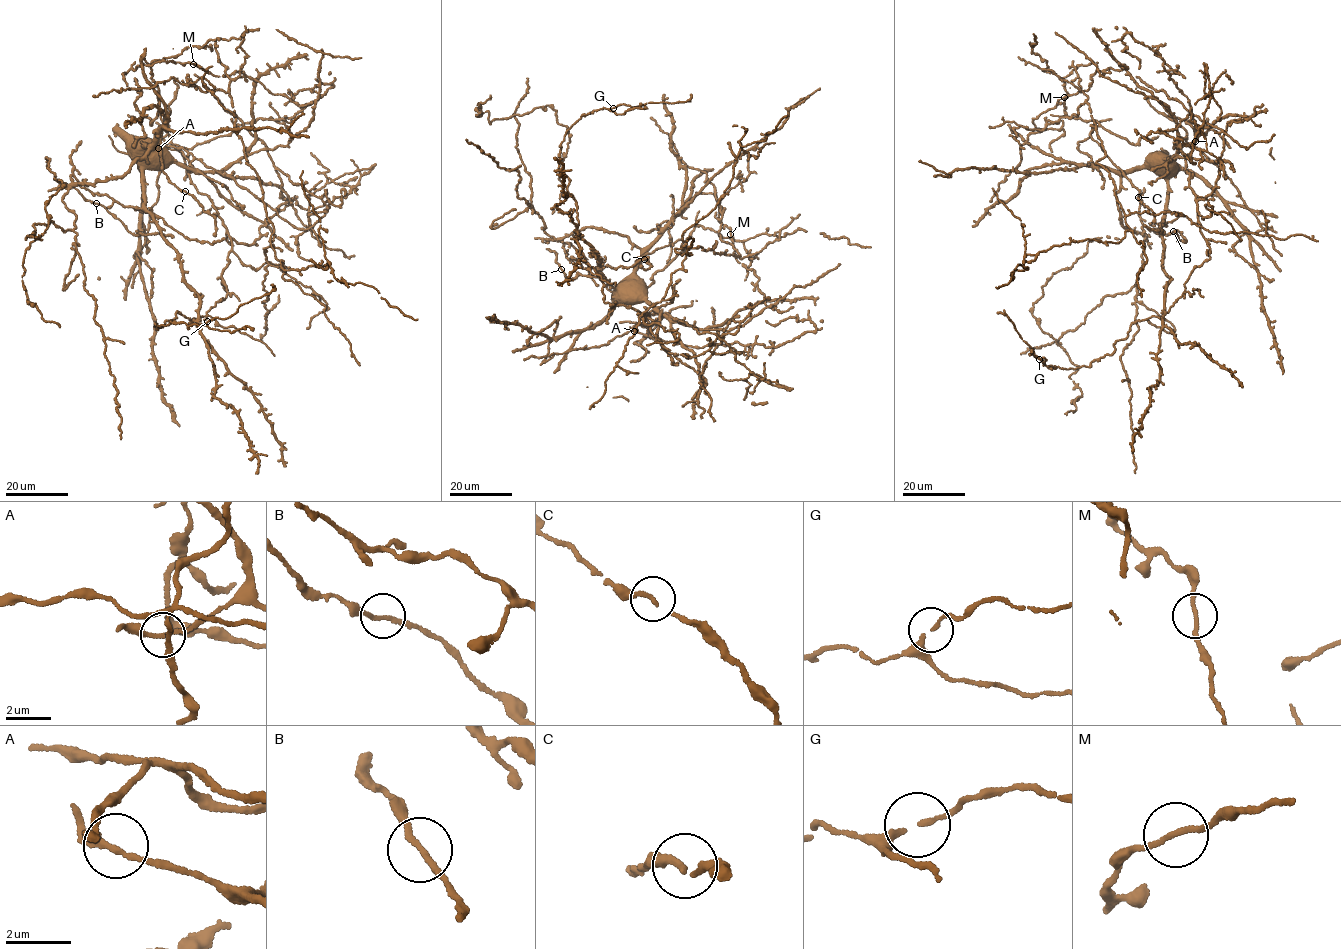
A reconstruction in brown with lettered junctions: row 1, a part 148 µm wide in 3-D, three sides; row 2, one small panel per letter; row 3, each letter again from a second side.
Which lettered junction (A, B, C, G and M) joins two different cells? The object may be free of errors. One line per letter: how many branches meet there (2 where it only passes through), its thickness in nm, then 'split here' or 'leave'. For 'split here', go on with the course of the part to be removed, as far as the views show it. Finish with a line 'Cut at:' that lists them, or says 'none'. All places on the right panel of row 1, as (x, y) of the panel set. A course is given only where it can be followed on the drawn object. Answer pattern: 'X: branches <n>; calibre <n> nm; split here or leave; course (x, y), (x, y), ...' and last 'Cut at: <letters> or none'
A: branches 2; calibre 170 nm; leave
B: branches 2; calibre 160 nm; leave
C: branches 2; calibre 170 nm; leave
G: branches 2; calibre 150 nm; leave
M: branches 2; calibre 170 nm; leave
Cut at: none

